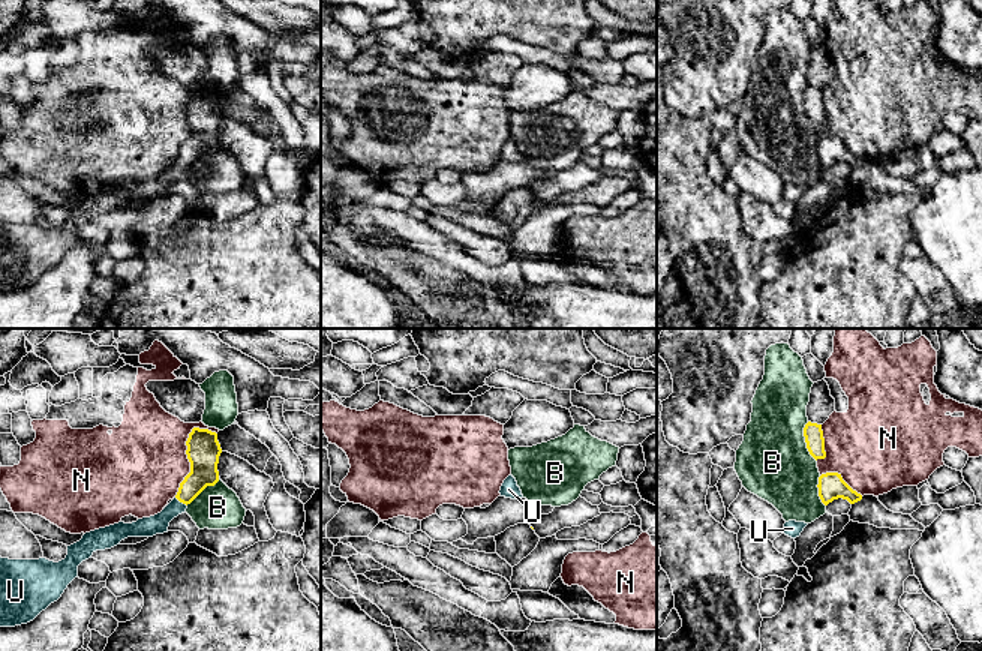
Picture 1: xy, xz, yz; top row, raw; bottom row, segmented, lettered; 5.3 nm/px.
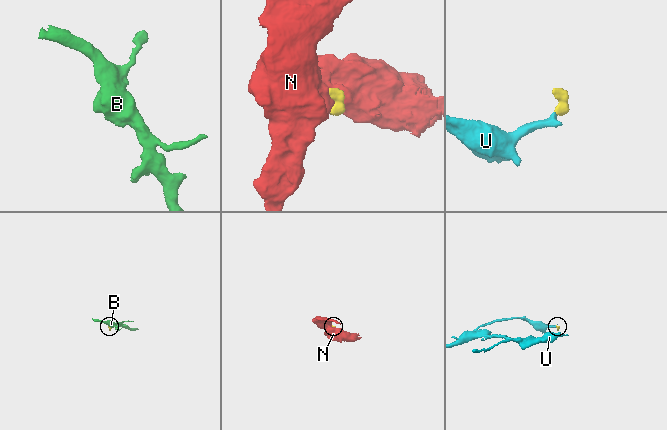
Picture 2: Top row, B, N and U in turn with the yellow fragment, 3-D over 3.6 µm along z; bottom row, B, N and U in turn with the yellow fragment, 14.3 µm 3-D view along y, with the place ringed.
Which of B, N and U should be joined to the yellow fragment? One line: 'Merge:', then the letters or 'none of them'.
Merge: U

